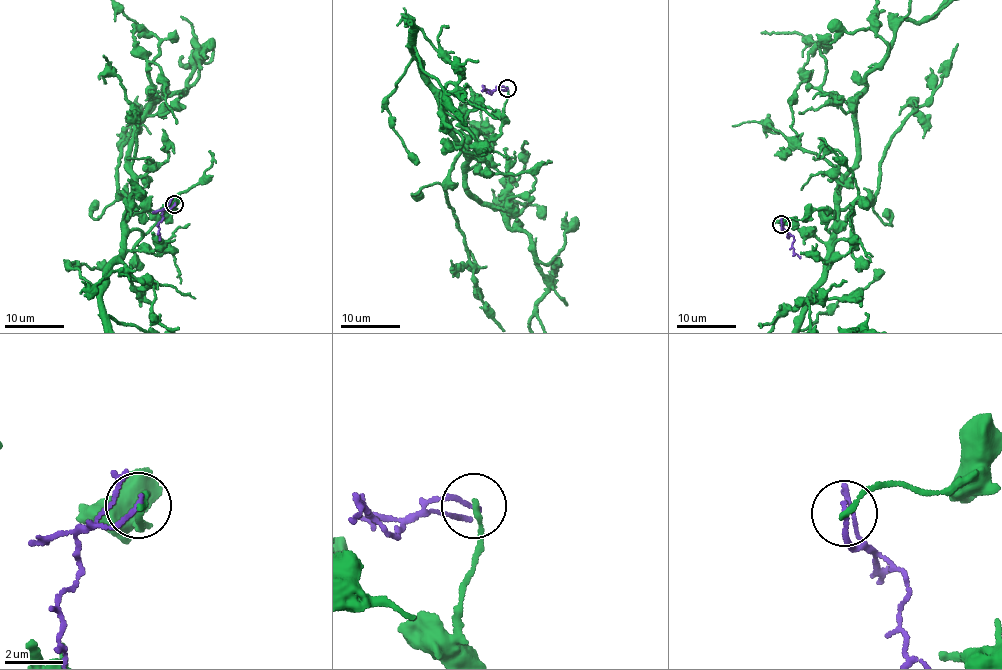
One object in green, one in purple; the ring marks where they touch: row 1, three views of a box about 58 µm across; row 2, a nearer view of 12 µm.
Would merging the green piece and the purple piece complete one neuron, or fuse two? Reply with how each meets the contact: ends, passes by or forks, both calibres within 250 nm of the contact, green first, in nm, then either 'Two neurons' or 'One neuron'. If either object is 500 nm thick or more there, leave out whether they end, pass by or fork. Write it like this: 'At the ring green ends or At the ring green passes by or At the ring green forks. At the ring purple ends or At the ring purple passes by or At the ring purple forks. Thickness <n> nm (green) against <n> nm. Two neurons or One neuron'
At the ring green ends. At the ring purple ends. Thickness 190 nm (green) against 170 nm. Two neurons

